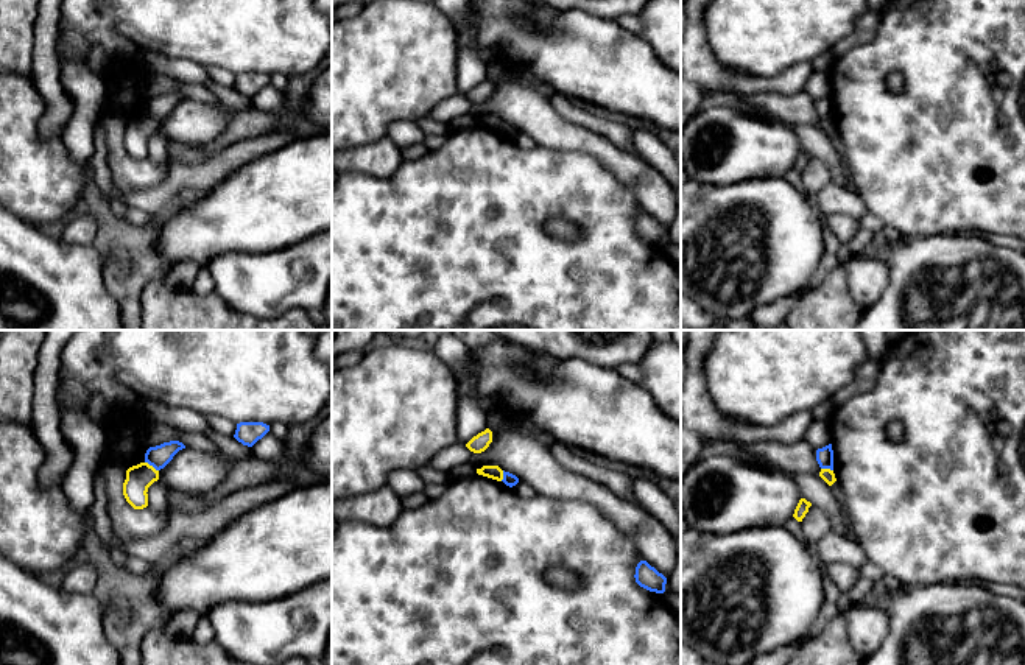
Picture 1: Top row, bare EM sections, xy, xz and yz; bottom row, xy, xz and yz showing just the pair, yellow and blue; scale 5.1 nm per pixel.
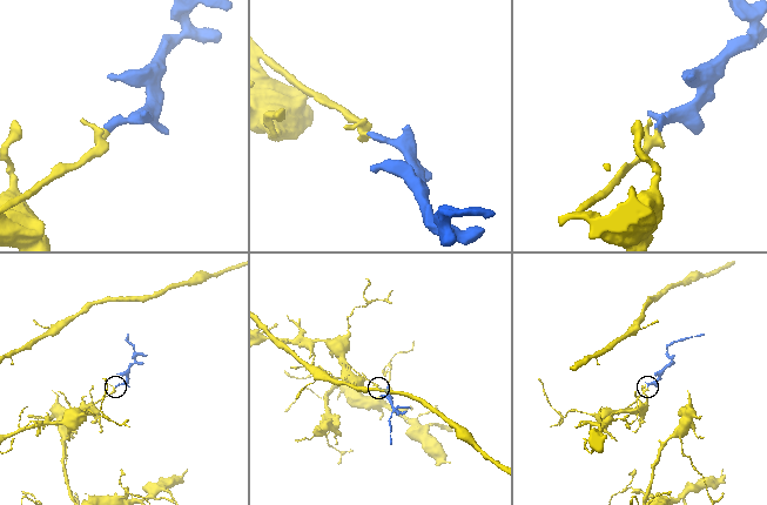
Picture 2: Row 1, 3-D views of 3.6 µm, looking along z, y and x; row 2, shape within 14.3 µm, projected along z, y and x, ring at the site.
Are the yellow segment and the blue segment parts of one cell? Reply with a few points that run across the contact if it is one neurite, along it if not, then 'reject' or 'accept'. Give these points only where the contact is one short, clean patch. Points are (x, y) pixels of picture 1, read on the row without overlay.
line xy (145, 112), (158, 122); reject

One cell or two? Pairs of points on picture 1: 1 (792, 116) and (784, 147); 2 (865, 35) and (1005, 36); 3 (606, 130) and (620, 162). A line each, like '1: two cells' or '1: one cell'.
1: two cells
2: two cells
3: two cells

